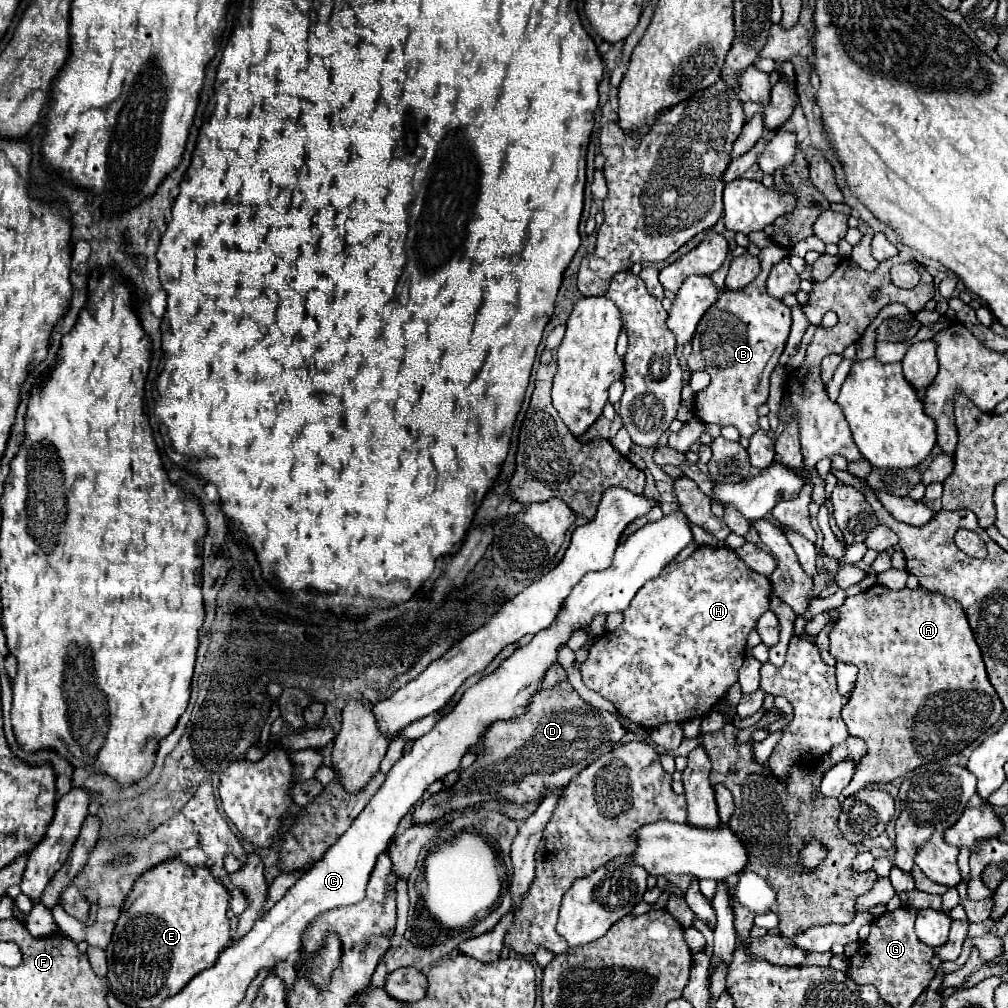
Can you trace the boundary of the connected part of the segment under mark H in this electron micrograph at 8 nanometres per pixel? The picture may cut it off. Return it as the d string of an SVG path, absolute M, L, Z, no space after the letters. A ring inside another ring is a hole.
M699 546L685 562L671 562L665 570L663 576L659 576L659 580L649 580L647 584L643 584L643 592L639 592L639 596L635 596L635 600L631 600L629 608L625 610L625 620L621 622L621 626L615 632L609 632L605 636L599 638L599 642L591 648L587 662L581 666L581 676L587 688L599 692L603 698L607 698L623 716L627 716L631 722L643 726L643 728L657 728L661 724L667 722L677 722L677 724L685 724L693 718L703 718L707 716L717 702L725 696L725 692L729 690L731 684L737 682L737 672L743 664L745 658L745 646L747 646L747 636L749 632L755 628L757 620L761 618L761 614L765 614L769 610L769 594L771 594L771 584L769 578L751 570L731 548L725 546Z

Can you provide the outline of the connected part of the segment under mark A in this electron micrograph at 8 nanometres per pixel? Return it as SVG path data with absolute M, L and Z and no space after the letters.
M877 584L867 592L845 598L829 640L829 652L833 658L859 668L855 692L843 708L843 720L849 734L863 738L867 744L867 754L861 766L857 768L849 786L841 792L843 798L865 790L875 782L889 784L923 764L961 752L983 732L987 732L1003 714L1003 704L995 688L991 688L981 650L973 638L961 604L939 596L937 592L927 592L923 586L915 590L889 590Z

